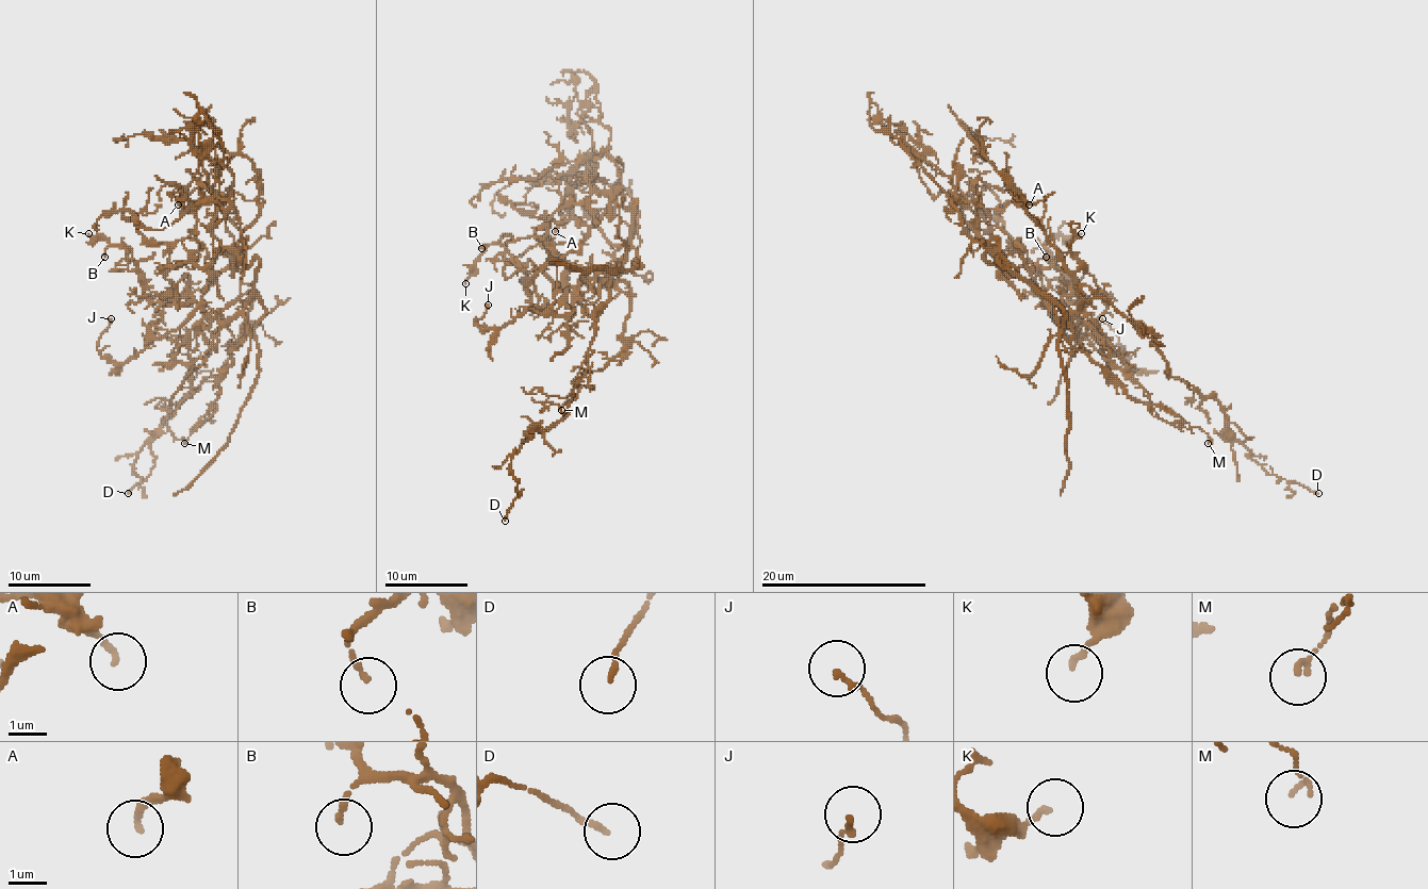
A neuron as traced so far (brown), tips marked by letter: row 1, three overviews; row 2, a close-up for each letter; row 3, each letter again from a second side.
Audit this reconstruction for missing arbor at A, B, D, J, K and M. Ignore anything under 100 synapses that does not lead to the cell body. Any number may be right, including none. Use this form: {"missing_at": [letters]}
{"missing_at": []}

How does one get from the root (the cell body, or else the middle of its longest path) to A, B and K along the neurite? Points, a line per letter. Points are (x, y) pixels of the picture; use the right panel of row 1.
A: (1069, 313), (1048, 298), (1048, 281), (1019, 237), (986, 219), (975, 182), (1015, 190), (1029, 204)
B: (1069, 313), (1063, 298), (1081, 296), (1067, 302), (1065, 274), (1041, 246), (1046, 257)
K: (1069, 313), (1063, 298), (1081, 296), (1067, 302), (1065, 274), (1041, 246), (1061, 235), (1081, 233)

